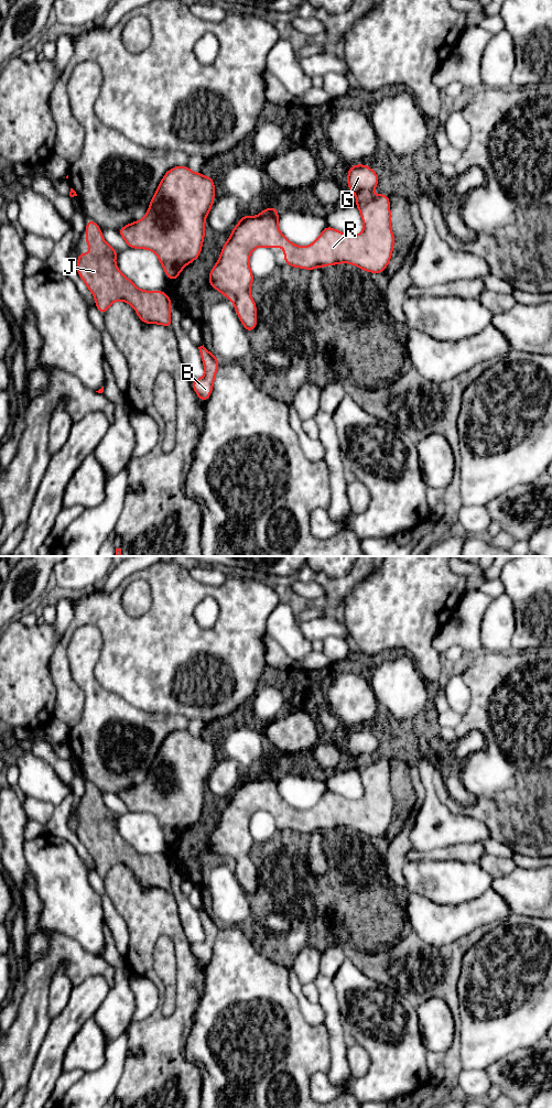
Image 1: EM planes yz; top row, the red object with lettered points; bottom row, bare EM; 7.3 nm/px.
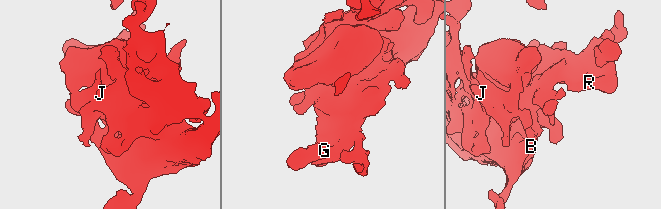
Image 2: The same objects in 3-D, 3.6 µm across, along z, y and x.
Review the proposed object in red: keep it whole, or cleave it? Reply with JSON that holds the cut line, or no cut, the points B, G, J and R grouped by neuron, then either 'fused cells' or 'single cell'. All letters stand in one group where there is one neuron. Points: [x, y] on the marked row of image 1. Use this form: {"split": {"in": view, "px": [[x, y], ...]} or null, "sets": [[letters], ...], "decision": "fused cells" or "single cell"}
{"split": null, "sets": [["B", "G", "J", "R"]], "decision": "single cell"}

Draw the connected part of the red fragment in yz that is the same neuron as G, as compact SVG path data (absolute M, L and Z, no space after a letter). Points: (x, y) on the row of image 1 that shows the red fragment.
M365 164L349 166L347 183L357 197L355 205L364 222L364 230L358 236L348 236L326 226L312 245L296 246L280 232L279 210L275 207L262 209L255 217L243 215L232 229L209 272L208 284L231 300L247 332L253 332L258 321L256 303L249 292L255 280L249 258L257 247L283 247L285 264L310 271L351 263L371 273L385 272L394 246L389 197L371 194L379 178Z

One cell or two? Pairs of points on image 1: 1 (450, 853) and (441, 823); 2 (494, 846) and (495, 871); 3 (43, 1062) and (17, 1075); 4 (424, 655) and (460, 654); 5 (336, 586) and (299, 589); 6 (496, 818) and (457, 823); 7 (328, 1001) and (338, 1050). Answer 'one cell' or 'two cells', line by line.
1: two cells
2: one cell
3: two cells
4: two cells
5: two cells
6: two cells
7: one cell

